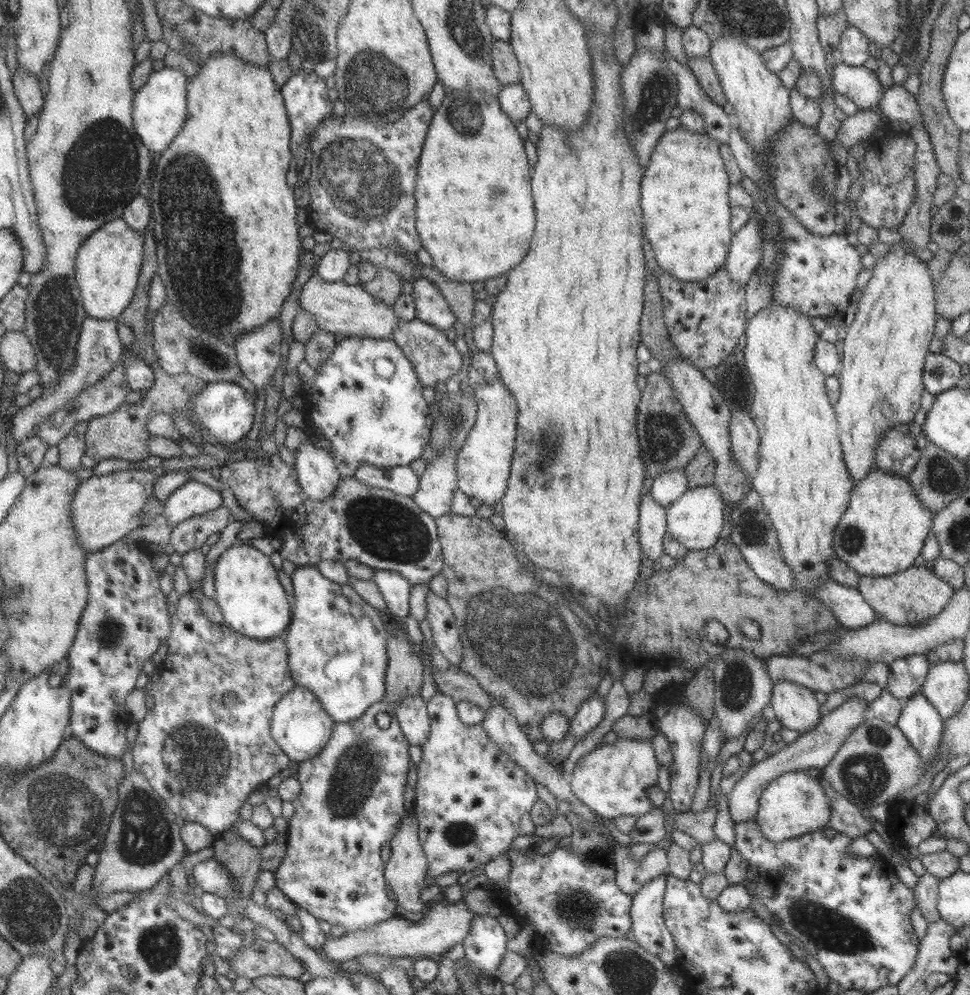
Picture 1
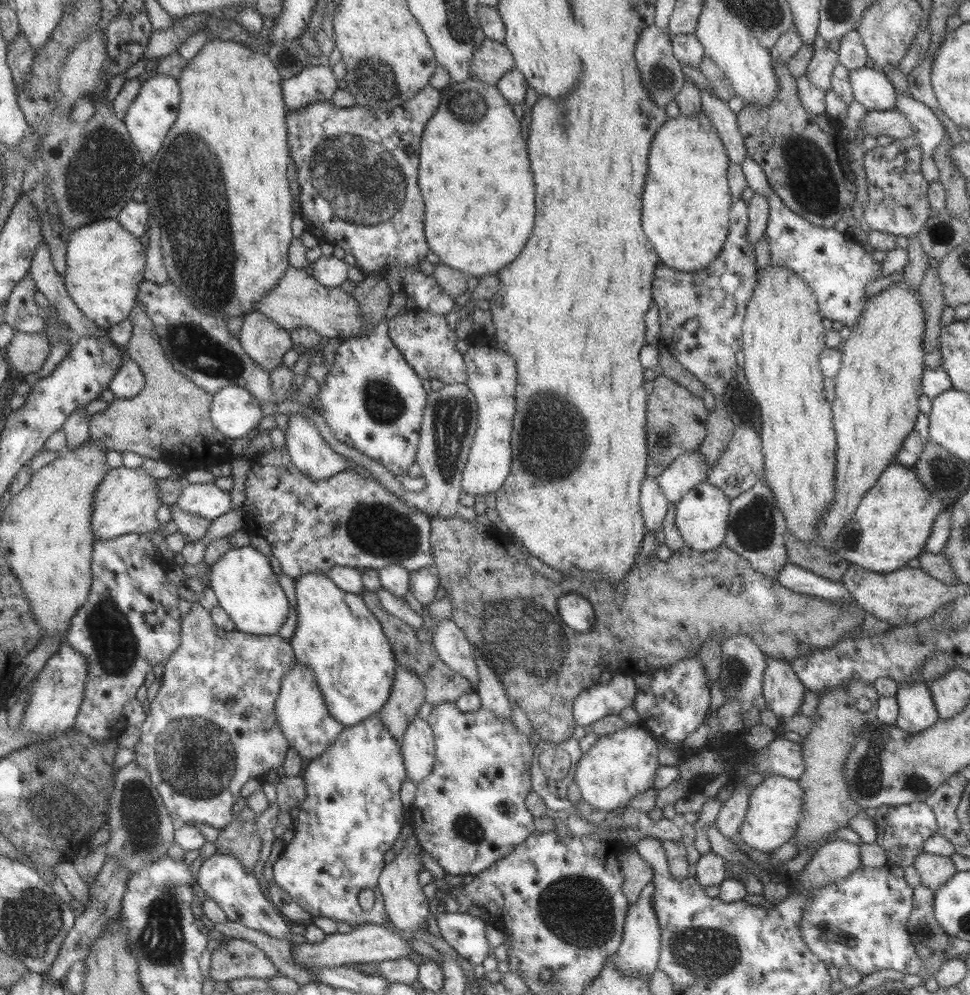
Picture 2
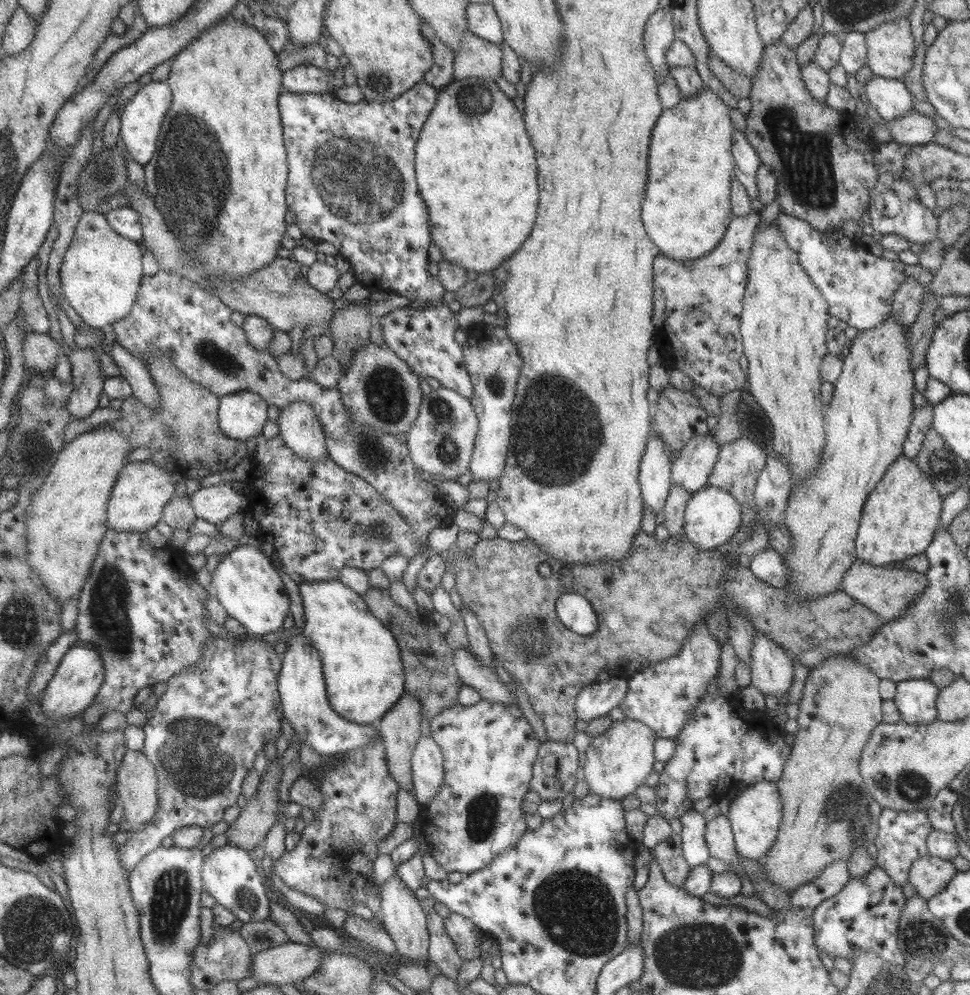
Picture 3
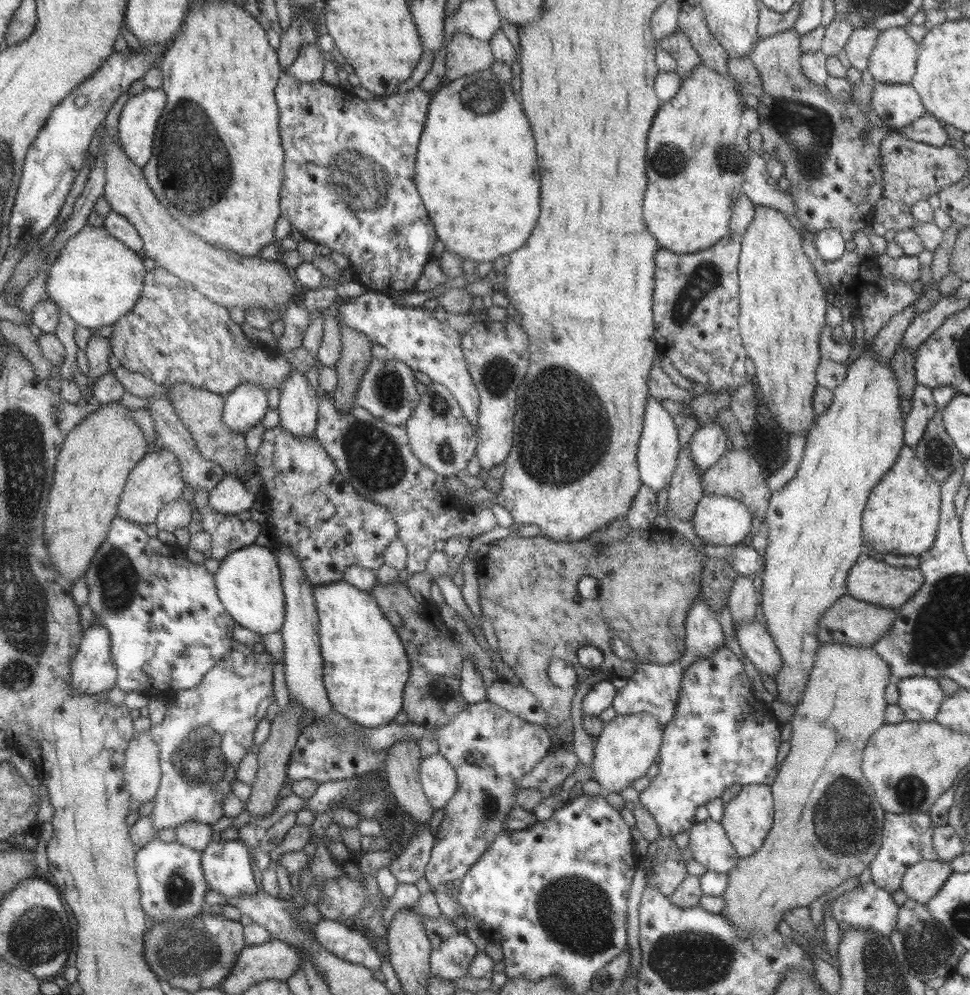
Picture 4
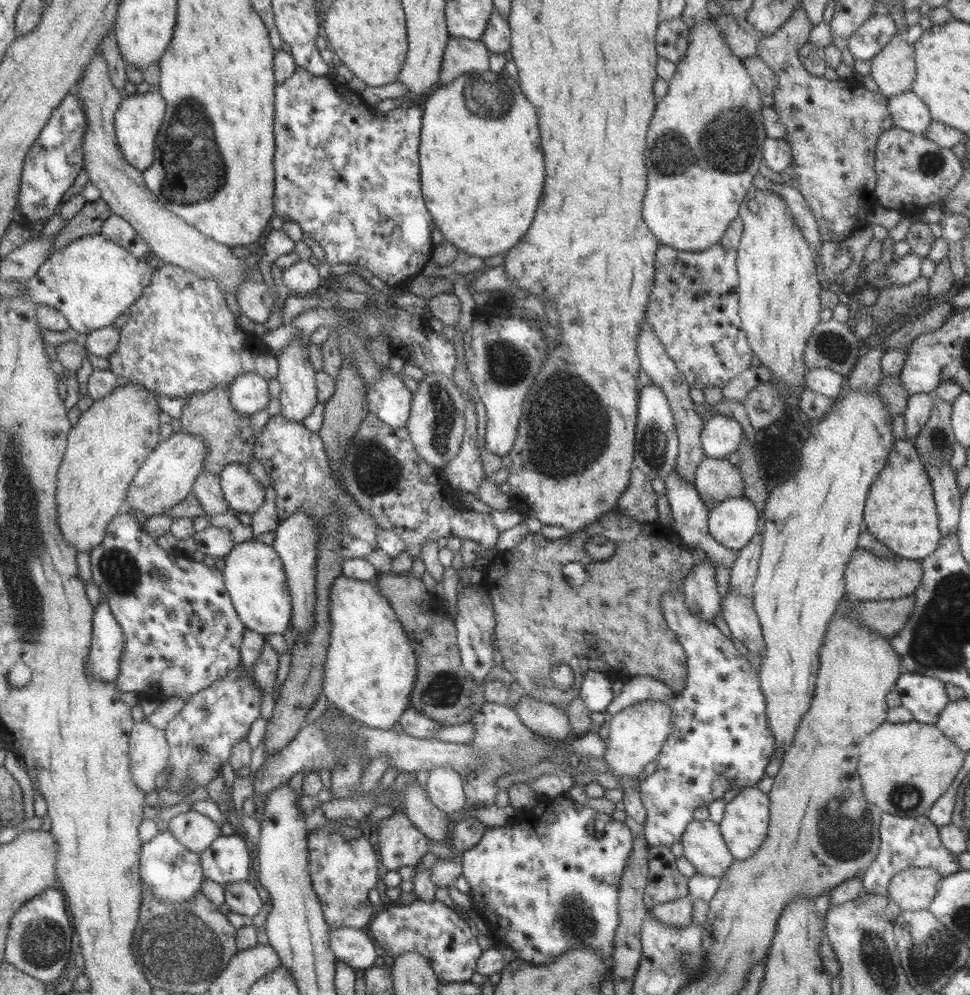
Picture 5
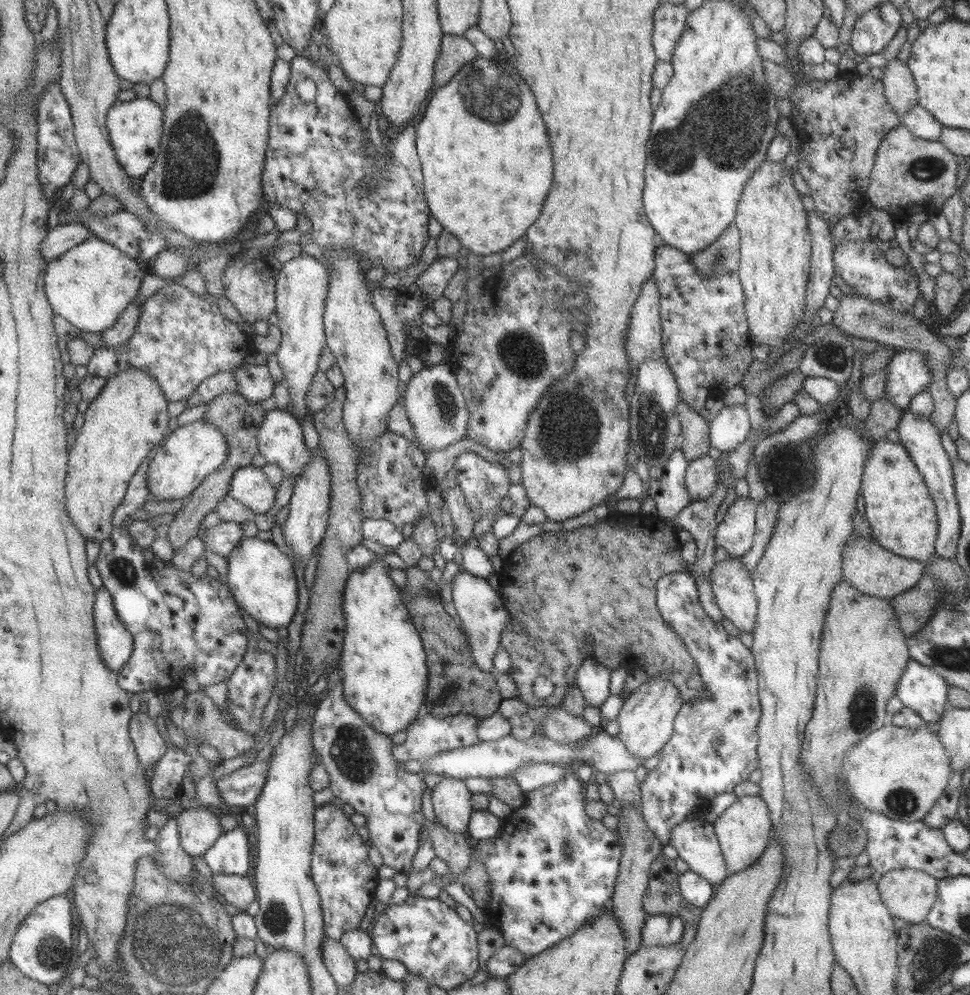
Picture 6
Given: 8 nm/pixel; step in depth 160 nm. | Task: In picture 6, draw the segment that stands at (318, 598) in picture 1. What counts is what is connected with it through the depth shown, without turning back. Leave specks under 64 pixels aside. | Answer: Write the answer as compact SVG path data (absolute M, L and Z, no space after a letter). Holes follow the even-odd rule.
M377 555L371 566L350 572L345 581L342 609L346 623L339 656L339 672L343 676L341 688L344 699L377 732L388 737L392 737L395 732L406 732L409 724L423 711L422 704L426 700L427 661L419 633L410 621L397 586L389 578L383 557Z

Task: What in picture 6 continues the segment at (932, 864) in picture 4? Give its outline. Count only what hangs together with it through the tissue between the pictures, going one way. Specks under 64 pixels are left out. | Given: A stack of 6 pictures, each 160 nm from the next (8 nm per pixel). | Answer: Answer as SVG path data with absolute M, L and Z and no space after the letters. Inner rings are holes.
M902 868L888 870L876 881L876 889L879 891L881 903L887 908L891 917L897 917L906 924L918 924L926 920L937 896L938 879L920 870Z

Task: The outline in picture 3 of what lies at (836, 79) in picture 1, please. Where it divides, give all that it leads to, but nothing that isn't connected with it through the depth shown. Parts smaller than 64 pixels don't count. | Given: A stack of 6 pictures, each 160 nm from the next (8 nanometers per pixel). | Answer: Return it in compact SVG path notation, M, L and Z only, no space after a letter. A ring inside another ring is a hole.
M873 74L863 86L867 104L875 109L881 120L895 120L913 109L915 100L901 80Z

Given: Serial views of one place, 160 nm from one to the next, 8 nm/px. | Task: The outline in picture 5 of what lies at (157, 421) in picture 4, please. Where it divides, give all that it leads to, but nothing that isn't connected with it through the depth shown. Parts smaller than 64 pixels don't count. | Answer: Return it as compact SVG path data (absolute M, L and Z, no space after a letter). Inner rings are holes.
M202 468L193 483L193 496L198 500L204 512L203 514L206 514L206 516L215 516L216 514L225 514L231 511L223 498L218 478L219 475L206 472Z

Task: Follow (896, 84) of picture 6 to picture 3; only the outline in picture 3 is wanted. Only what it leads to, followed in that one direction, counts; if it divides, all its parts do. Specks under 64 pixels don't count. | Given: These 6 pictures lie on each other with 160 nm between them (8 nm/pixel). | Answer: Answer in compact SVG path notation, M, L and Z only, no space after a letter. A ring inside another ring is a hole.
M907 17L883 22L864 33L866 65L875 76L901 80L912 69L913 36Z

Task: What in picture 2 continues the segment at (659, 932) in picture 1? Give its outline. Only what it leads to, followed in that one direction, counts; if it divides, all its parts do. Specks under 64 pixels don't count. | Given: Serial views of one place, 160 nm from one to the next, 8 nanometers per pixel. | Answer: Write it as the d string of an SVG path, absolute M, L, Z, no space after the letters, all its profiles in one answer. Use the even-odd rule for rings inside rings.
M651 882L645 884L637 902L628 907L622 939L617 950L614 952L614 959L612 960L612 963L620 970L622 976L636 976L636 974L642 974L642 976L646 976L646 974L651 975L656 968L660 940L657 919L655 919L653 907L651 907L653 889L654 886Z

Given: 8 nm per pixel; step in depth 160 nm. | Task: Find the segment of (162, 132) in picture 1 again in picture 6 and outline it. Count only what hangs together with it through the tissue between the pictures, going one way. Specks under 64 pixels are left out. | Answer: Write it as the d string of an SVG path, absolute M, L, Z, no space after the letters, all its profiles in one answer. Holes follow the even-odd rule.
M135 97L129 101L115 101L107 111L105 126L117 162L126 176L141 178L156 159L162 135L163 112L156 102L147 97Z

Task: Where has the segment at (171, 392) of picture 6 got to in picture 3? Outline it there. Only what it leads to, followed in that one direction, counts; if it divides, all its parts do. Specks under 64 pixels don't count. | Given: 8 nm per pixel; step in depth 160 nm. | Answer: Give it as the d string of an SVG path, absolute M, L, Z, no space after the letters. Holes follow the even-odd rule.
M158 270L153 276L143 275L141 277L133 307L129 310L129 314L115 323L112 328L113 334L115 334L115 343L119 343L125 350L128 350L133 357L147 362L151 359L151 355L163 355L186 378L219 397L237 391L251 391L262 396L268 405L274 404L280 410L293 401L308 402L317 415L319 425L323 430L328 457L345 472L356 474L369 486L372 486L381 495L381 498L384 498L401 515L401 518L404 518L410 531L422 544L422 549L408 560L408 566L402 576L403 584L412 594L412 589L416 586L417 573L421 571L423 564L431 555L427 546L427 534L433 528L441 528L452 523L455 510L451 505L448 505L449 500L438 493L435 485L432 485L434 482L430 483L419 477L418 468L411 462L408 455L406 434L389 436L389 434L383 434L381 430L373 430L369 426L359 426L359 424L351 422L350 414L346 411L337 389L320 387L316 382L313 382L312 378L289 380L283 376L277 368L276 357L257 352L245 338L243 330L229 319L231 313L232 311L225 307L219 299L207 294L196 282L175 272Z

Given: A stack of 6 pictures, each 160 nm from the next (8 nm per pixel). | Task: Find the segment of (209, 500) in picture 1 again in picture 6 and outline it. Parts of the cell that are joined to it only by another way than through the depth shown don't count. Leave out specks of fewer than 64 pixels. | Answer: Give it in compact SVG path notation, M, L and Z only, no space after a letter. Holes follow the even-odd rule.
M247 465L234 470L228 495L244 504L254 514L265 515L275 502L276 490L260 467Z

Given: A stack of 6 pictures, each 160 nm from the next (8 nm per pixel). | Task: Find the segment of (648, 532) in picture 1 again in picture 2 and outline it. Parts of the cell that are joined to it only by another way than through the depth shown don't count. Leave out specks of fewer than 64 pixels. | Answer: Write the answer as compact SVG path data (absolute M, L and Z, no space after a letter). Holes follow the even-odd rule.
M646 476L640 484L640 511L644 520L645 530L653 533L661 529L668 509L668 500L660 491L658 478Z

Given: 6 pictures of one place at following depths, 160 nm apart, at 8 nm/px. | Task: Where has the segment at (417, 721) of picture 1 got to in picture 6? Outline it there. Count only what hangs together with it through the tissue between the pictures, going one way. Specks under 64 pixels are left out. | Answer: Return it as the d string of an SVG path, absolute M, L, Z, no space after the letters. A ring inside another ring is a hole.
M441 775L441 781L432 788L431 804L435 820L451 833L468 833L472 814L470 796L464 780Z

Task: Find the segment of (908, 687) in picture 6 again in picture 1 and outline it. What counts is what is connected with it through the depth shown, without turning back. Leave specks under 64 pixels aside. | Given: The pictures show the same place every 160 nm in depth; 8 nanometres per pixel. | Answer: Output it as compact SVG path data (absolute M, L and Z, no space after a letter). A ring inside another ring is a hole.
M922 693L906 700L894 725L904 734L924 765L931 766L940 745L944 723Z

